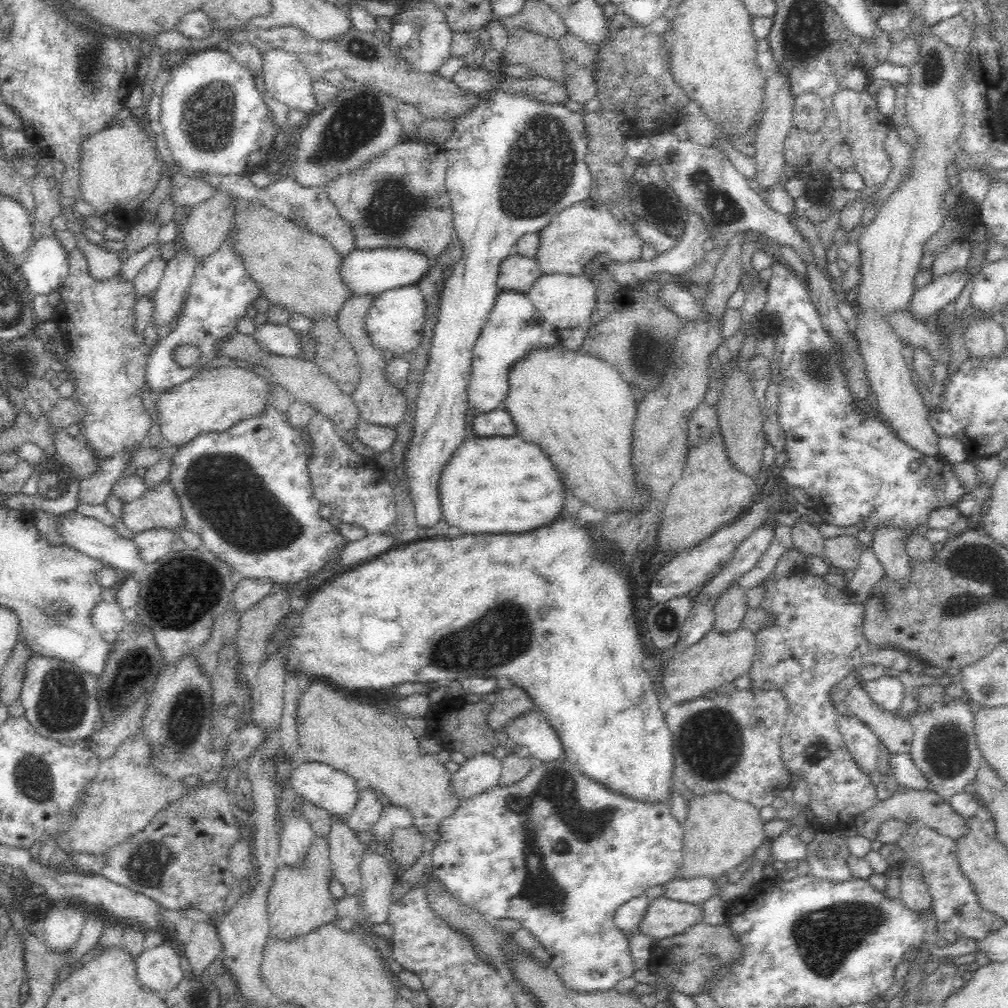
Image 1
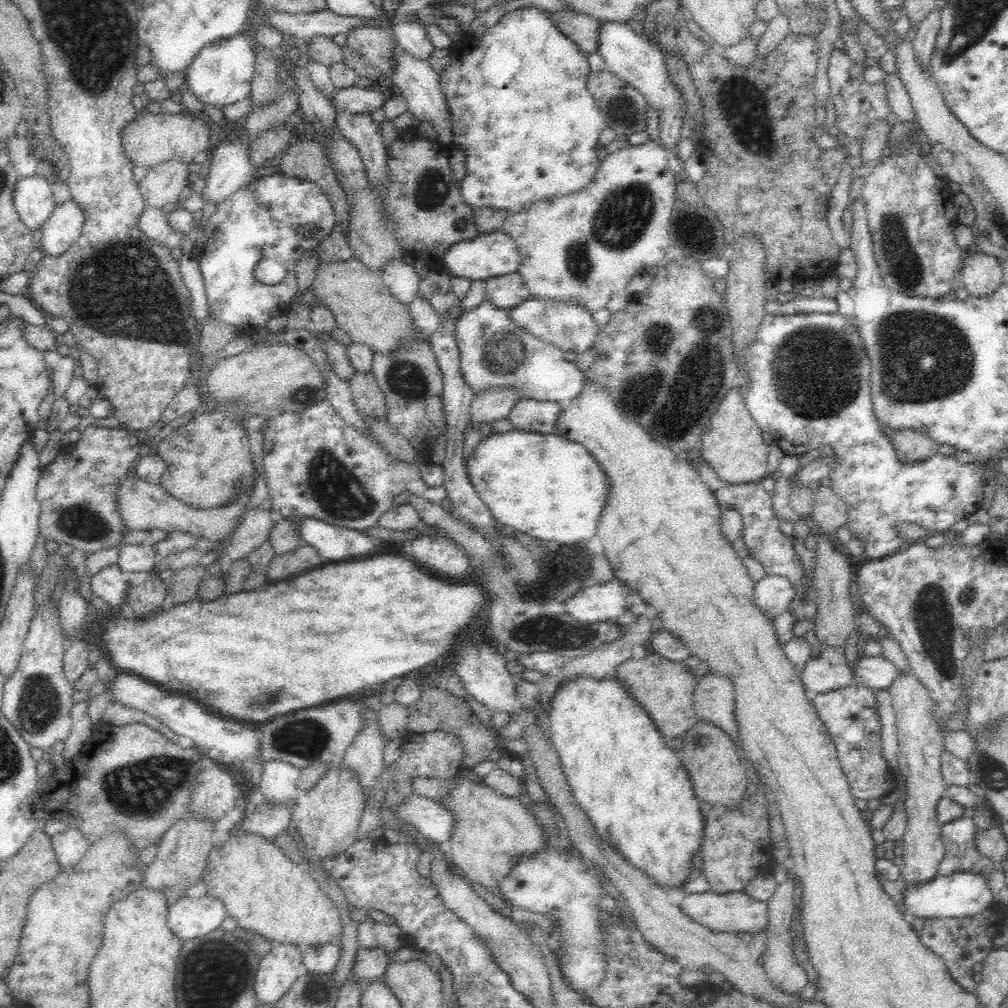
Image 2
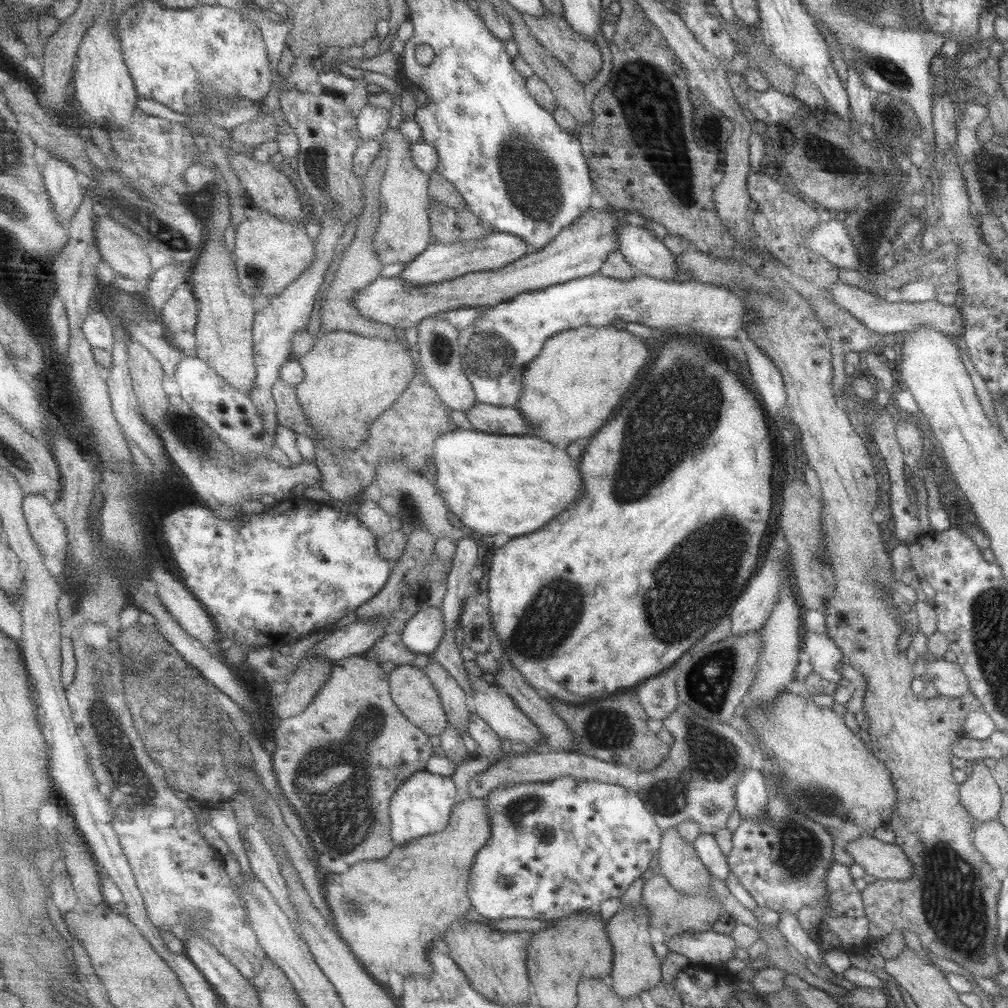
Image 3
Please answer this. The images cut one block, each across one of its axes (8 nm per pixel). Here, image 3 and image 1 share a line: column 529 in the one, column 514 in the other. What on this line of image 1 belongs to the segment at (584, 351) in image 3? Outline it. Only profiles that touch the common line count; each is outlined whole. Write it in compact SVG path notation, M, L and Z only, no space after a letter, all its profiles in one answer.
M561 345L551 351L532 352L510 369L511 387L505 410L514 420L516 435L548 452L552 464L564 478L566 488L570 488L584 504L601 511L603 516L647 513L647 506L654 496L651 496L651 488L646 481L639 480L632 460L637 402L632 385L620 376L619 371L594 355L570 352Z

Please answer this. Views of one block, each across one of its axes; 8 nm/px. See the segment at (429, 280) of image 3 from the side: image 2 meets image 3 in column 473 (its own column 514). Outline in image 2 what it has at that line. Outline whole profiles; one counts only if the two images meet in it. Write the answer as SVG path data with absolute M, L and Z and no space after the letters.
M504 231L482 233L473 239L456 243L443 258L446 272L452 278L464 278L469 281L485 281L488 278L505 276L518 271L522 265L517 244Z

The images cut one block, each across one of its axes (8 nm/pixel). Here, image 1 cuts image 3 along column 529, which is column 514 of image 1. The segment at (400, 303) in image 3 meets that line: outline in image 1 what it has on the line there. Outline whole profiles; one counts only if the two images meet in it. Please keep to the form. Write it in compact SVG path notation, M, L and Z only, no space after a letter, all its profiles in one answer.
M516 252L500 264L497 286L500 291L526 294L542 276L534 259L522 257Z

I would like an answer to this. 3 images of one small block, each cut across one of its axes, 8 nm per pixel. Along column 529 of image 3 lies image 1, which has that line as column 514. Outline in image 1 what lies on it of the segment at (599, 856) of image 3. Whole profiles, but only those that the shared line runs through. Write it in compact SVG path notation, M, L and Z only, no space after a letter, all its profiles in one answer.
M561 759L536 760L530 772L519 782L506 787L499 786L484 794L463 799L459 806L458 814L444 823L443 839L436 842L431 852L432 876L444 885L455 902L466 904L485 916L520 920L522 927L530 931L532 936L548 951L551 968L558 975L560 982L564 983L564 986L570 991L580 994L607 991L614 989L624 978L633 976L636 968L634 968L631 957L628 938L615 925L615 914L622 904L636 896L642 896L648 891L648 888L668 884L681 870L685 829L671 814L668 804L640 803L636 800L625 799L624 796L610 792L608 788L602 787L578 772L566 759Z

